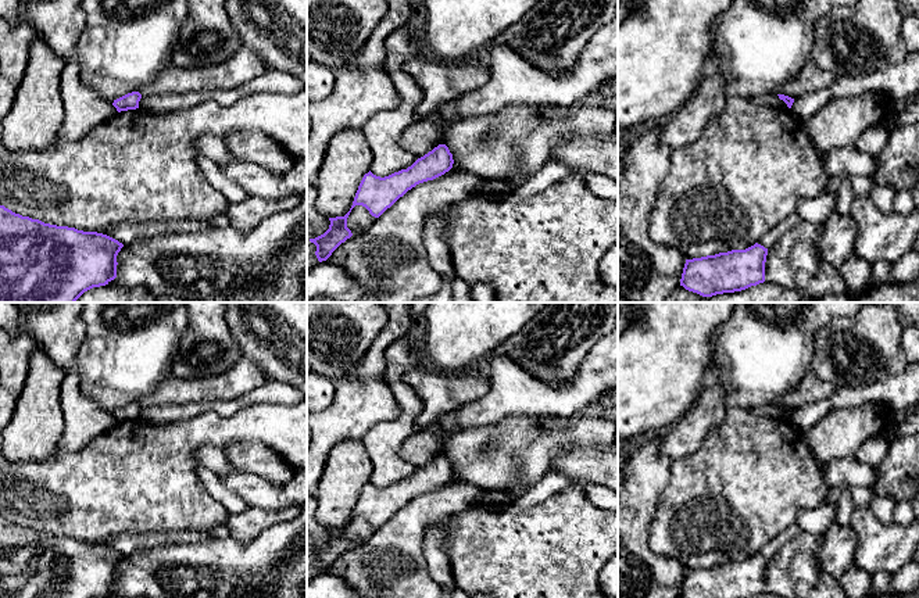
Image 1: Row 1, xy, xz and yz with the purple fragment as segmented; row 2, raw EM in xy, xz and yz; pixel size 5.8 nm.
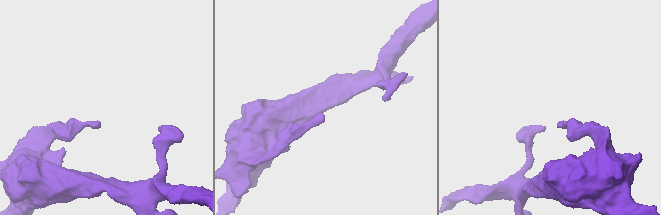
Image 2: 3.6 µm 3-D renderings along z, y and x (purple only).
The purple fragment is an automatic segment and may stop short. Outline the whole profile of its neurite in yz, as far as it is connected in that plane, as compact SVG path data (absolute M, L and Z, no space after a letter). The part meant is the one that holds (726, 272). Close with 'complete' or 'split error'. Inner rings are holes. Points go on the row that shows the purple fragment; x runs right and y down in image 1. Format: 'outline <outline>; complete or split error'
outline M755 243L745 250L686 259L680 286L702 297L745 290L765 282L768 248Z; complete

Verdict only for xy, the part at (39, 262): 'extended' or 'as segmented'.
as segmented

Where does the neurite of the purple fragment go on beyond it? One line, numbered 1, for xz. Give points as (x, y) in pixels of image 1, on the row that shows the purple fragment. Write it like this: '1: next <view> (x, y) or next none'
1: next none

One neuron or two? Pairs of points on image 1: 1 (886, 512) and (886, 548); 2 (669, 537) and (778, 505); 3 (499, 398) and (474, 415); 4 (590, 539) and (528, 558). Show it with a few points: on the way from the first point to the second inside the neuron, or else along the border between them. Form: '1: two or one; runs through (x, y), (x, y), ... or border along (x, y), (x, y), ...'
1: two; border along (868, 507), (880, 520), (893, 522)
2: one; runs through (696, 522), (719, 505), (751, 505)
3: one; runs through (493, 404), (479, 414)
4: one; runs through (575, 539), (565, 540), (547, 558), (543, 558)

